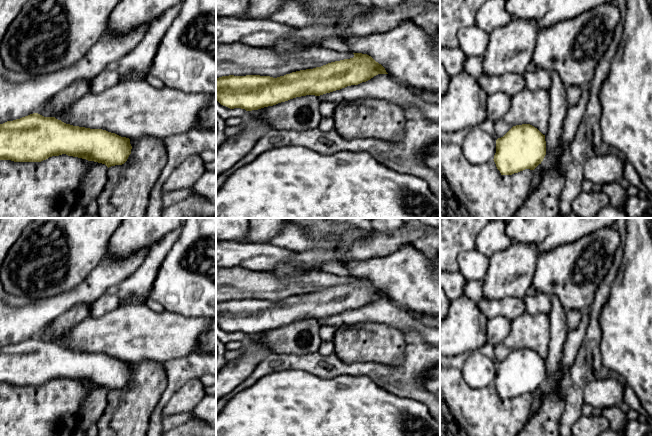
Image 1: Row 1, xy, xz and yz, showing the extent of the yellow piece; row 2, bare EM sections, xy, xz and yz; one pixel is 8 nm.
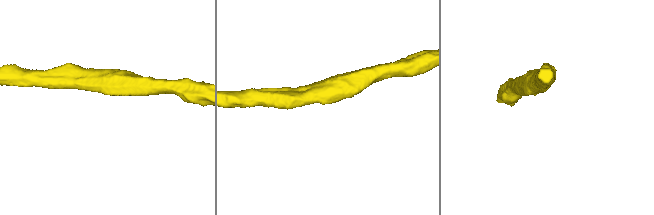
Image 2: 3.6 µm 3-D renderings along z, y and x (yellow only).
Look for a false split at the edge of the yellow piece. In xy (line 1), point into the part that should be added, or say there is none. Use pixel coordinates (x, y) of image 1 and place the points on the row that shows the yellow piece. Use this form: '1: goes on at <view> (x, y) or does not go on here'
1: does not go on here

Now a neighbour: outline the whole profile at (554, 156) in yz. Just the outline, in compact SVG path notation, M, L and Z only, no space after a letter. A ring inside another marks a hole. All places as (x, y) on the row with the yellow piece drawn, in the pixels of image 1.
M550 71L549 76L551 78L549 88L550 119L548 121L548 131L545 134L546 155L541 162L543 167L563 166L566 158L561 146L563 124L568 112L566 88L555 71Z

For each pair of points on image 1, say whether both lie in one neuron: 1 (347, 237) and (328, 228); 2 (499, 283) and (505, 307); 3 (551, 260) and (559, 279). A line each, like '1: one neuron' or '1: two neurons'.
1: one neuron
2: two neurons
3: one neuron

